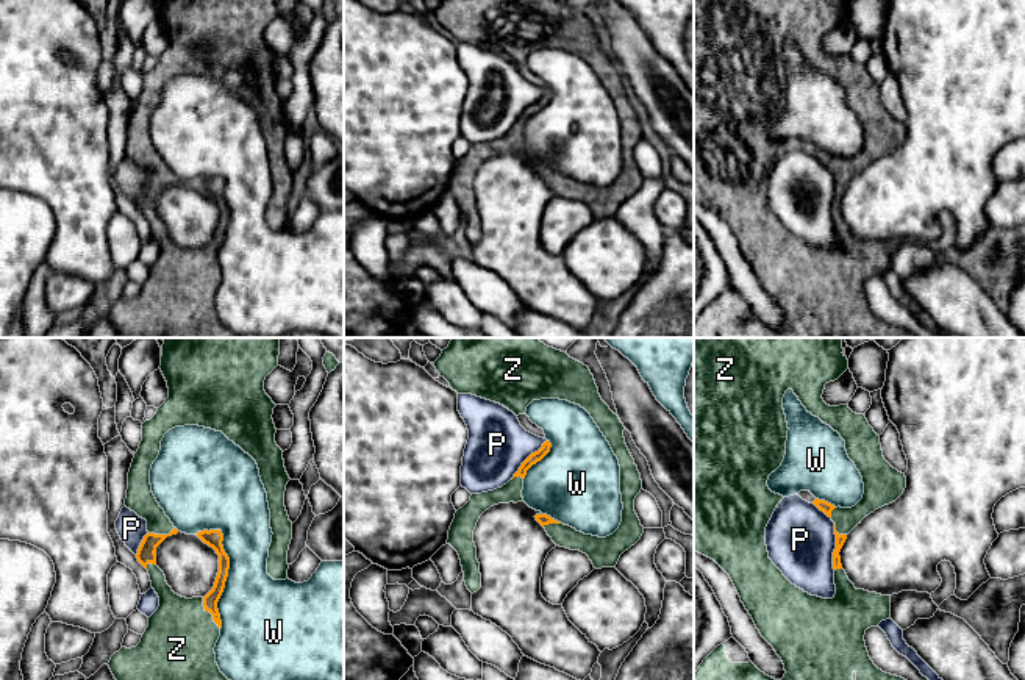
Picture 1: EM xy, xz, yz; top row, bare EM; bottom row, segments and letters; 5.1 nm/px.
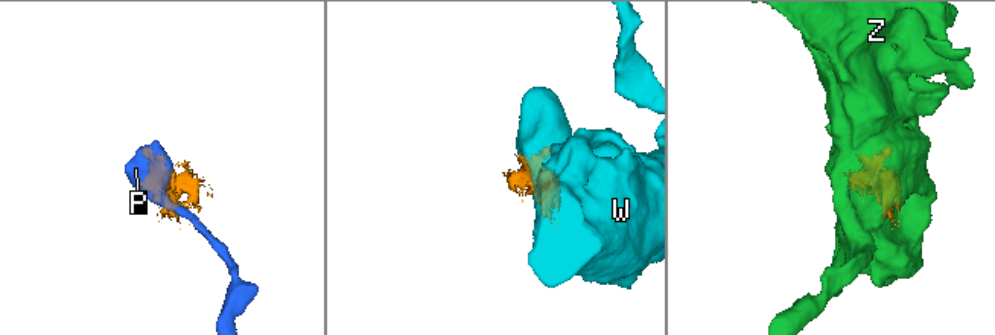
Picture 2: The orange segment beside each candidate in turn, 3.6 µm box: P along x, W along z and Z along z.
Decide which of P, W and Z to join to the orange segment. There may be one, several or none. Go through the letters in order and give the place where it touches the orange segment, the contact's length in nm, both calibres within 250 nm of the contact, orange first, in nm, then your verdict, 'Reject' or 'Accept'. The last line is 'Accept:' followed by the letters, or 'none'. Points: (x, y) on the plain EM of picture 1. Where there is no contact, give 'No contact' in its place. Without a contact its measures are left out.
P: Touches orange at yz (836, 197). Shared border 240 nm. Thickness 50 nm (orange) against 360 nm. Reject
W: Touches orange at xy (227, 222). Shared border 550 nm. Thickness 90 nm (orange) against 360 nm. Reject
Z: Touches orange at xy (210, 261). Shared border 190 nm. Thickness 80 nm (orange) against 380 nm. Accept
Accept: Z

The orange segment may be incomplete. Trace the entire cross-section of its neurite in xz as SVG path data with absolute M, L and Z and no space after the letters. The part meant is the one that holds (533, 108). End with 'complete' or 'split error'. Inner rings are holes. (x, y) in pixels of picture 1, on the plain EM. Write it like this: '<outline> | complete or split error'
M545 91L538 102L531 103L522 113L512 130L494 141L472 144L470 150L455 163L447 194L458 202L464 222L464 231L472 244L481 238L480 213L477 209L477 197L473 192L473 180L480 166L494 155L522 152L523 128L527 120L541 111L550 102L550 97L550 91Z | split error

